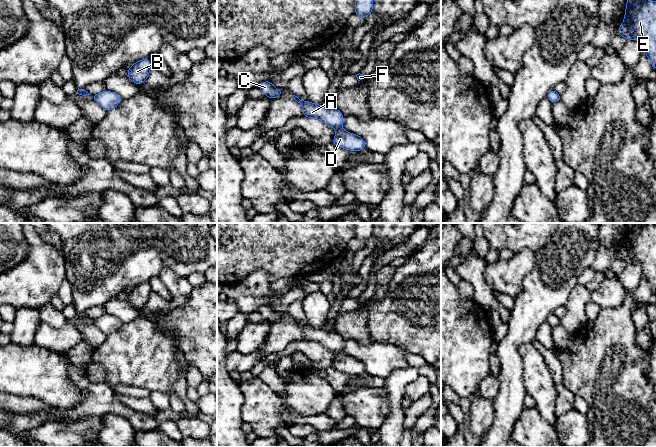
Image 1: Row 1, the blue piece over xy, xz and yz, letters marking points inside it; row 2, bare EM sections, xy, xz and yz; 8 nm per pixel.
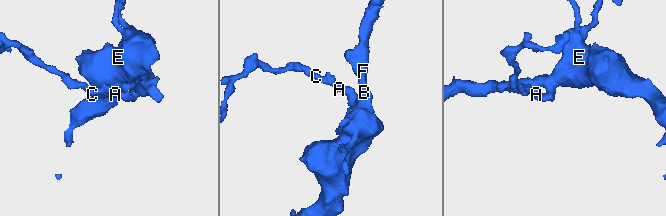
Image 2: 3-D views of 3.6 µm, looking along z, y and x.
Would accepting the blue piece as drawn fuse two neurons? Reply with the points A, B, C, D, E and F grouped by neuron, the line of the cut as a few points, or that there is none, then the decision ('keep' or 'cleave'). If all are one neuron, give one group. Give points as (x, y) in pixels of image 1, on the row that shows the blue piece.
A B C D E F; no cut; keep

